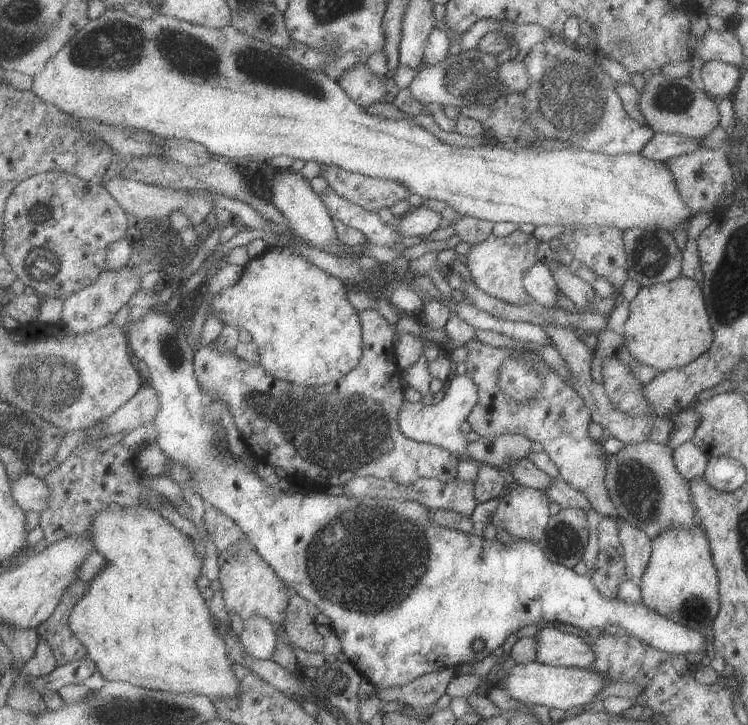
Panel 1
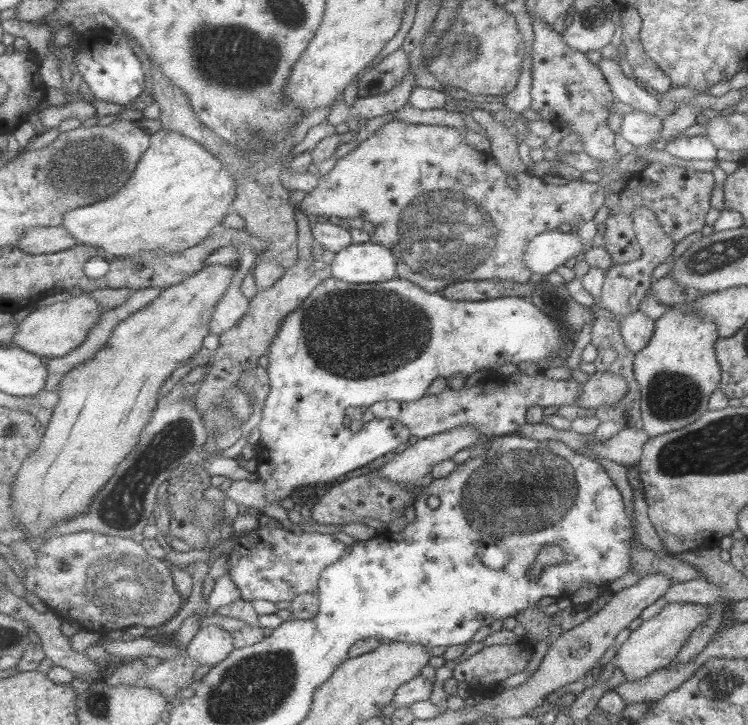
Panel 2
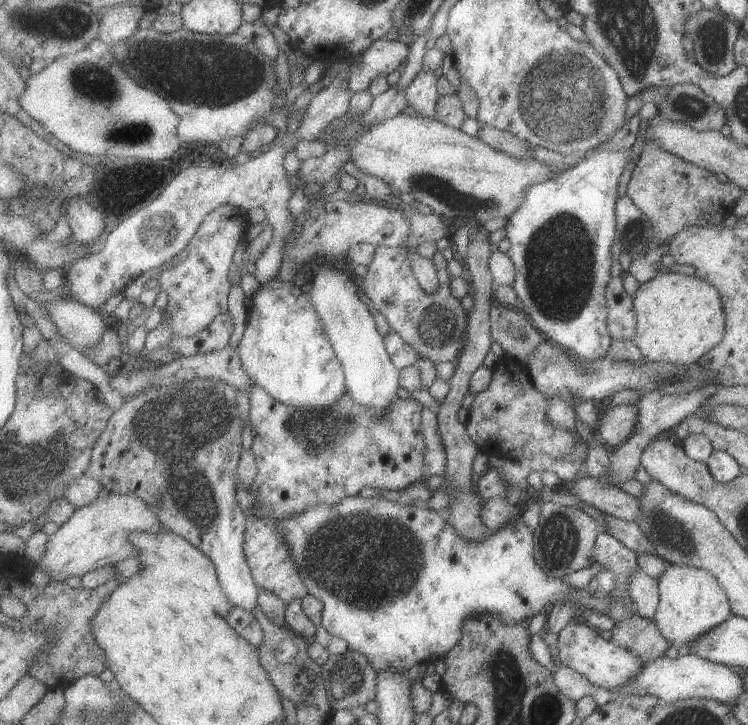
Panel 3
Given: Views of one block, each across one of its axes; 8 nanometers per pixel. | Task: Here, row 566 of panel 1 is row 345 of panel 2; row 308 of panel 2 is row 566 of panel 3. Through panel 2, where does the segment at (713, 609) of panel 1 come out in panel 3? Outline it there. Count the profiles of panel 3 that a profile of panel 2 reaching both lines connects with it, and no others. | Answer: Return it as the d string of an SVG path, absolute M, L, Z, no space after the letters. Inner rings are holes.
M670 564L658 578L658 591L659 600L651 619L661 636L678 650L731 615L730 604L722 586L705 569Z

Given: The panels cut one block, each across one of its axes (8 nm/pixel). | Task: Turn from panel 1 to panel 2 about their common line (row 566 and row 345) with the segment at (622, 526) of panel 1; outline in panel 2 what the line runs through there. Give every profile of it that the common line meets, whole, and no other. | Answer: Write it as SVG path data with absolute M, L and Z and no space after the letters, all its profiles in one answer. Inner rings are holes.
M640 311L619 317L619 324L624 347L633 354L645 348L654 332L654 321Z

